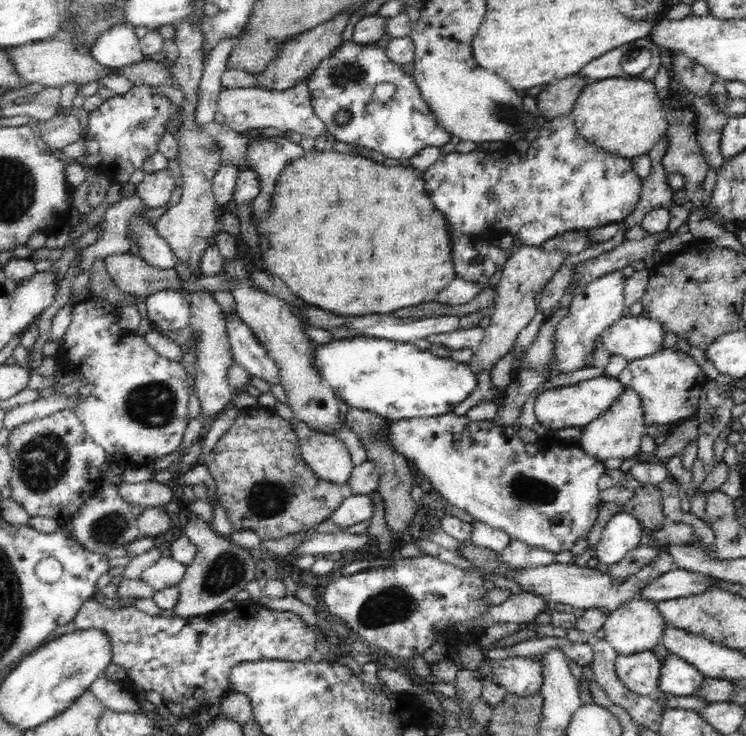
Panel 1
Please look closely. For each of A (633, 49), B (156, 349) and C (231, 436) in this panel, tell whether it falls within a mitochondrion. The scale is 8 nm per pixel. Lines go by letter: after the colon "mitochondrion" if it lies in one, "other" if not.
A: other
B: other
C: other

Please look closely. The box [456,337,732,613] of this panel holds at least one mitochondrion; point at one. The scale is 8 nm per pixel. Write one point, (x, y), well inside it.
(522, 491)

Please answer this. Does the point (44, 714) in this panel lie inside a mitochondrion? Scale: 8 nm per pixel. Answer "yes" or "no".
no

